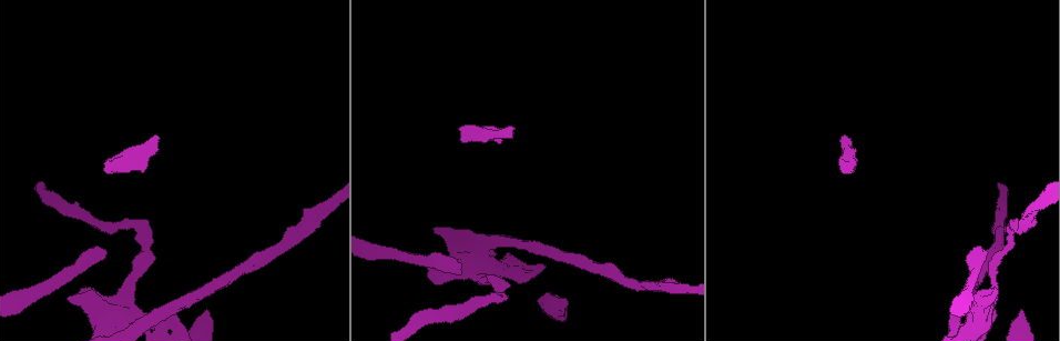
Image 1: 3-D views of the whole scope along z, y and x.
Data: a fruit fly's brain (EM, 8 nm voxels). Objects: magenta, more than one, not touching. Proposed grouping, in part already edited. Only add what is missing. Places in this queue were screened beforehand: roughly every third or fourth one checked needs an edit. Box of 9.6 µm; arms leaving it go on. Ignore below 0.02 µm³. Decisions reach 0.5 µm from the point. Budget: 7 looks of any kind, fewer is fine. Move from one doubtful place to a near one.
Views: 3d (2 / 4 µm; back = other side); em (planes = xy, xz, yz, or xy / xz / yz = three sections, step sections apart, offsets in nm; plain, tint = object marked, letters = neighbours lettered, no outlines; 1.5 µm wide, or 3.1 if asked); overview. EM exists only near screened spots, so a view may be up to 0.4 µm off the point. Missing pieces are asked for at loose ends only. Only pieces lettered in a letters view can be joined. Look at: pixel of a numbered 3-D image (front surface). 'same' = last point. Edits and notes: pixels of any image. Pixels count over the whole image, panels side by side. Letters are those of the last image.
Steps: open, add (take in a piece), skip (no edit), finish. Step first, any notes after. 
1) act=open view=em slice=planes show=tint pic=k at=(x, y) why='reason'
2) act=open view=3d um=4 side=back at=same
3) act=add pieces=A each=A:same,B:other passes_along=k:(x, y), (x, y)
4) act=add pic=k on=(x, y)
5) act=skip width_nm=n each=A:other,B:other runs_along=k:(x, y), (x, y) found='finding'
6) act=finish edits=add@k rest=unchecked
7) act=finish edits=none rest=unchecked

act=open view=3d um=2 pic=1 at=(514, 128) why='branch stops here'

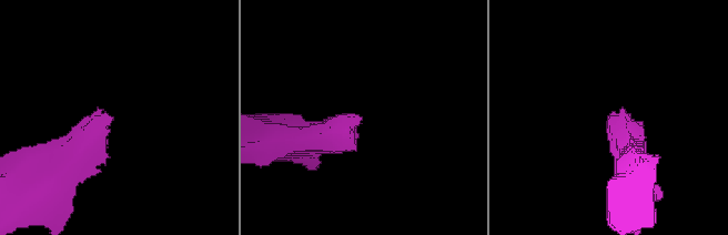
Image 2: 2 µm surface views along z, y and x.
act=open view=em slice=yz step=8 show=tint pic=2 at=(358, 121)

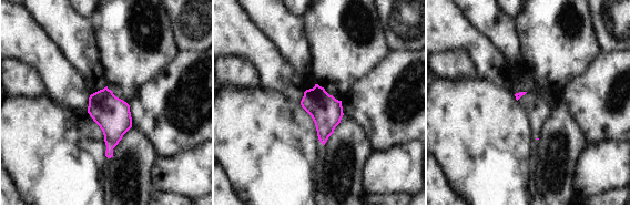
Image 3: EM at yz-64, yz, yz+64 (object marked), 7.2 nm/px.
act=open view=em slice=planes show=letters at=same why='cut it another way'

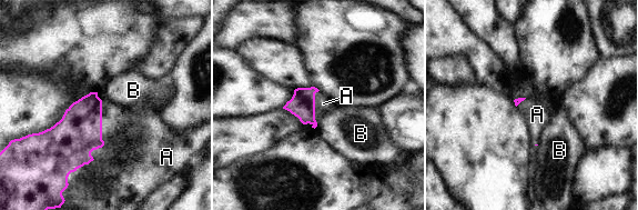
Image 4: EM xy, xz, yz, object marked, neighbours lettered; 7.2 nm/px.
act=add pieces=A longest_contact=A:360nm each=A:same,B:other passes_along=4:(79, 132), (101, 118), (118, 123) found='it goes on there'

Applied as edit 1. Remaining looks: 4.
act=open view=overview

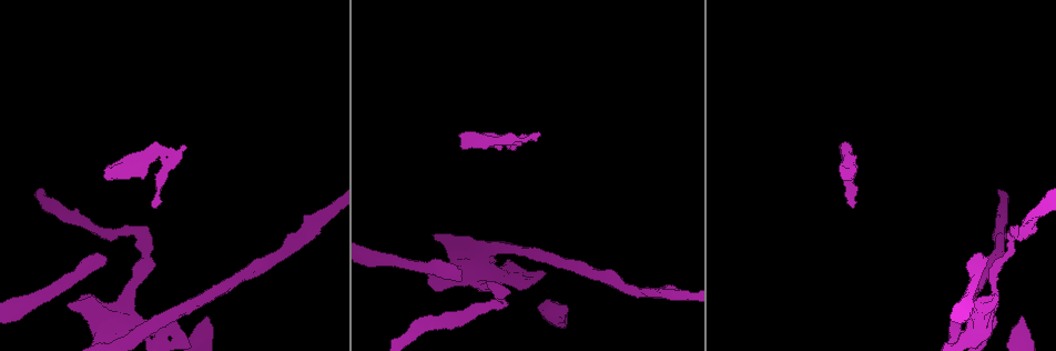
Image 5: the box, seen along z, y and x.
act=open view=3d um=2 pic=5 at=(209, 317) why='an open end'

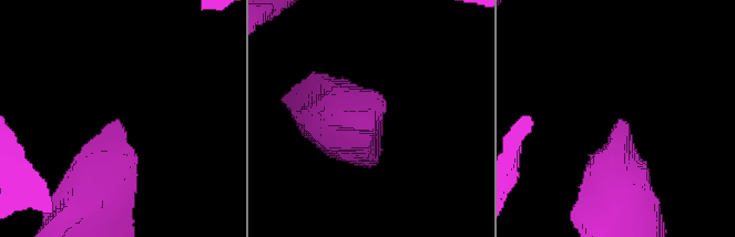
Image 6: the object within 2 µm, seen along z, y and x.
act=open view=em slice=xy step=8 show=letters pic=6 at=(118, 119)

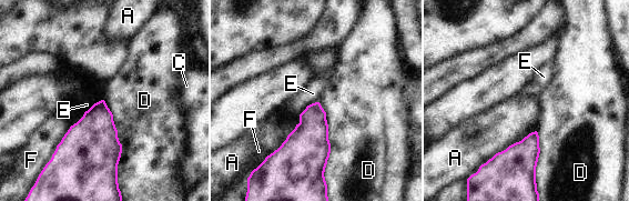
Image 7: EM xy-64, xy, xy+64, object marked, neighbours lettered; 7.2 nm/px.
act=skip each=A:other,C:other,D:other,E:other,F:other border=7:(103, 99), (121, 144), (118, 176) found='no lettered piece goes on from it'

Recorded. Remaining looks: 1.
act=finish edits=add@4 rest=unchecked

